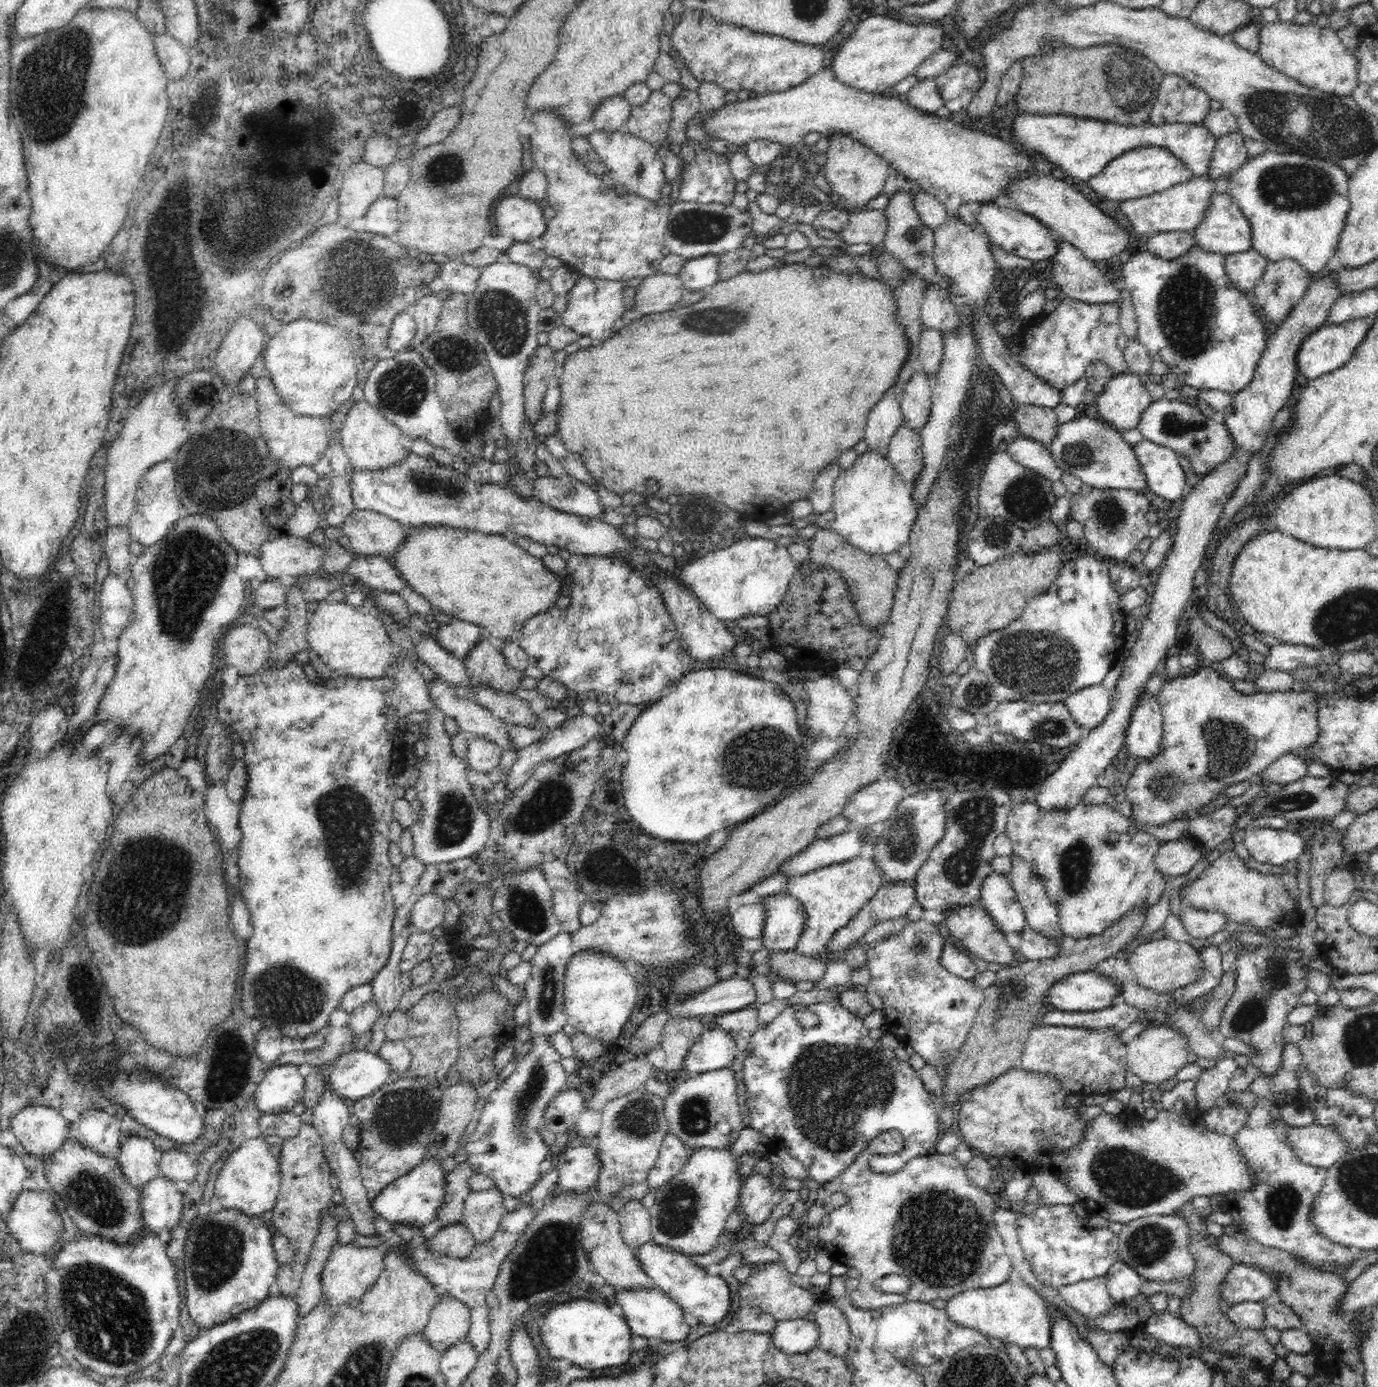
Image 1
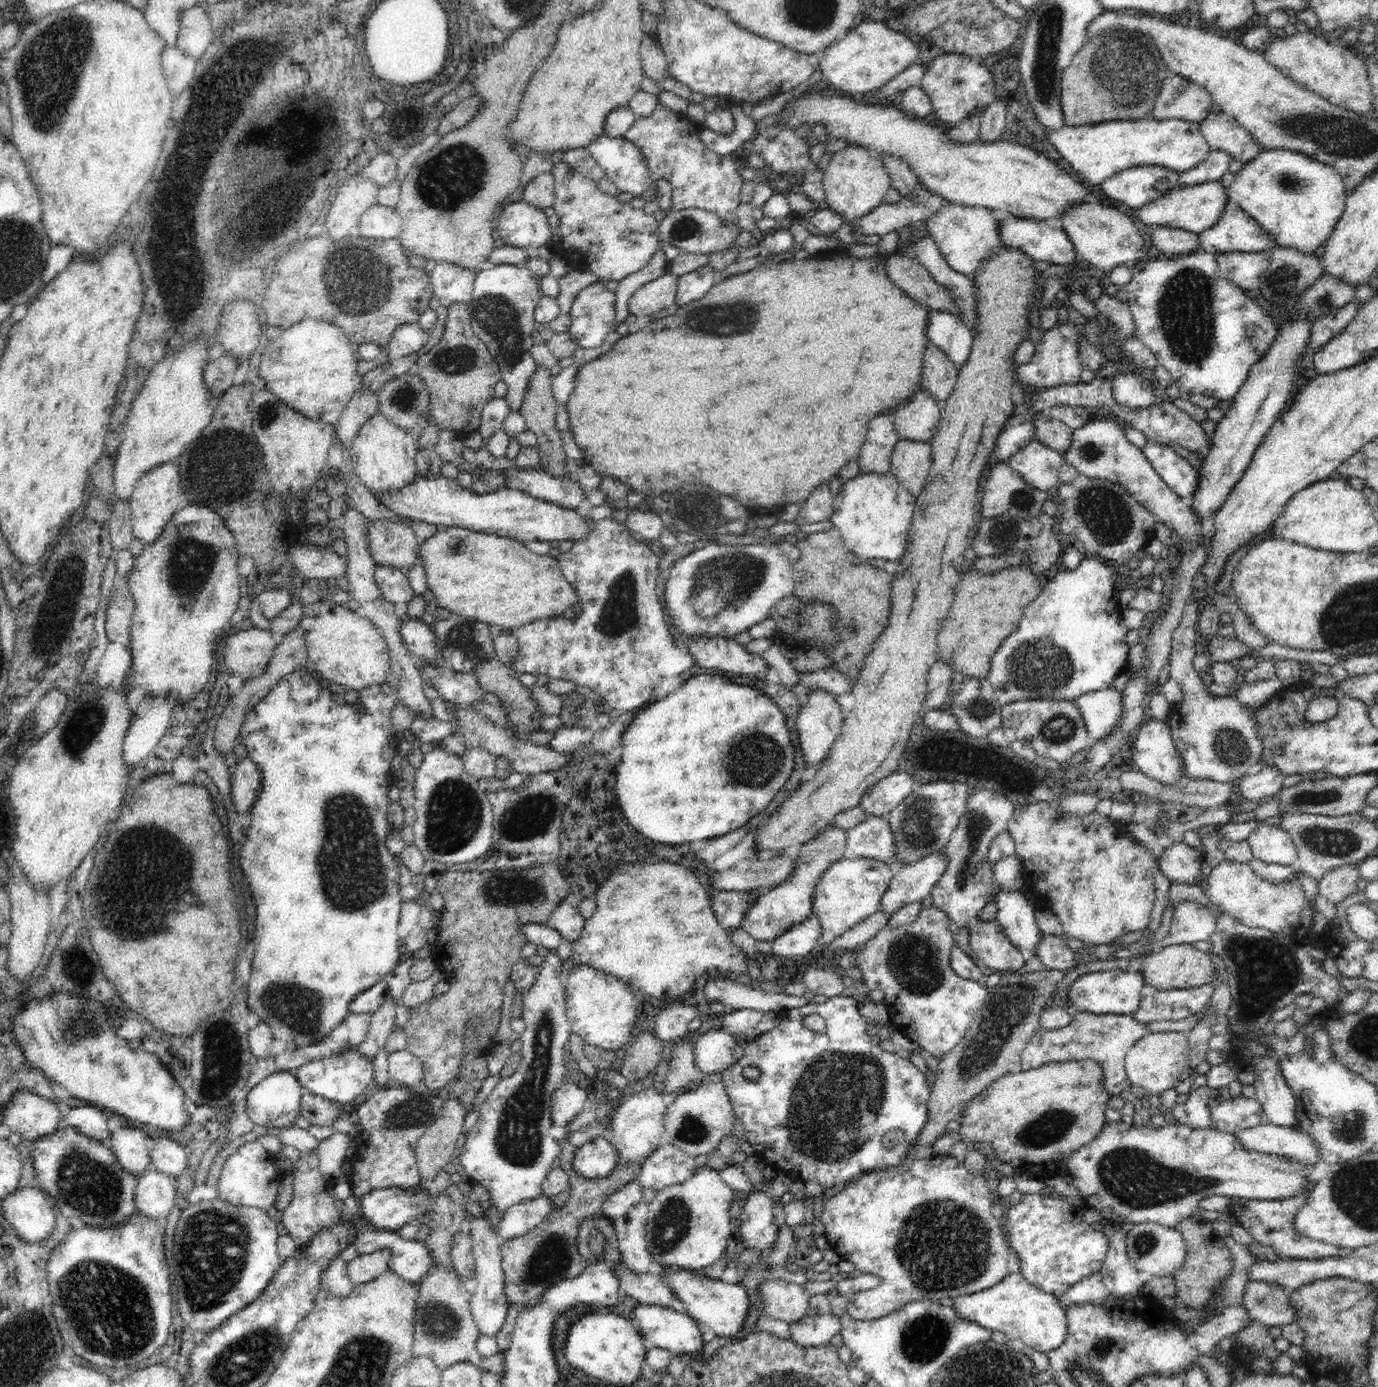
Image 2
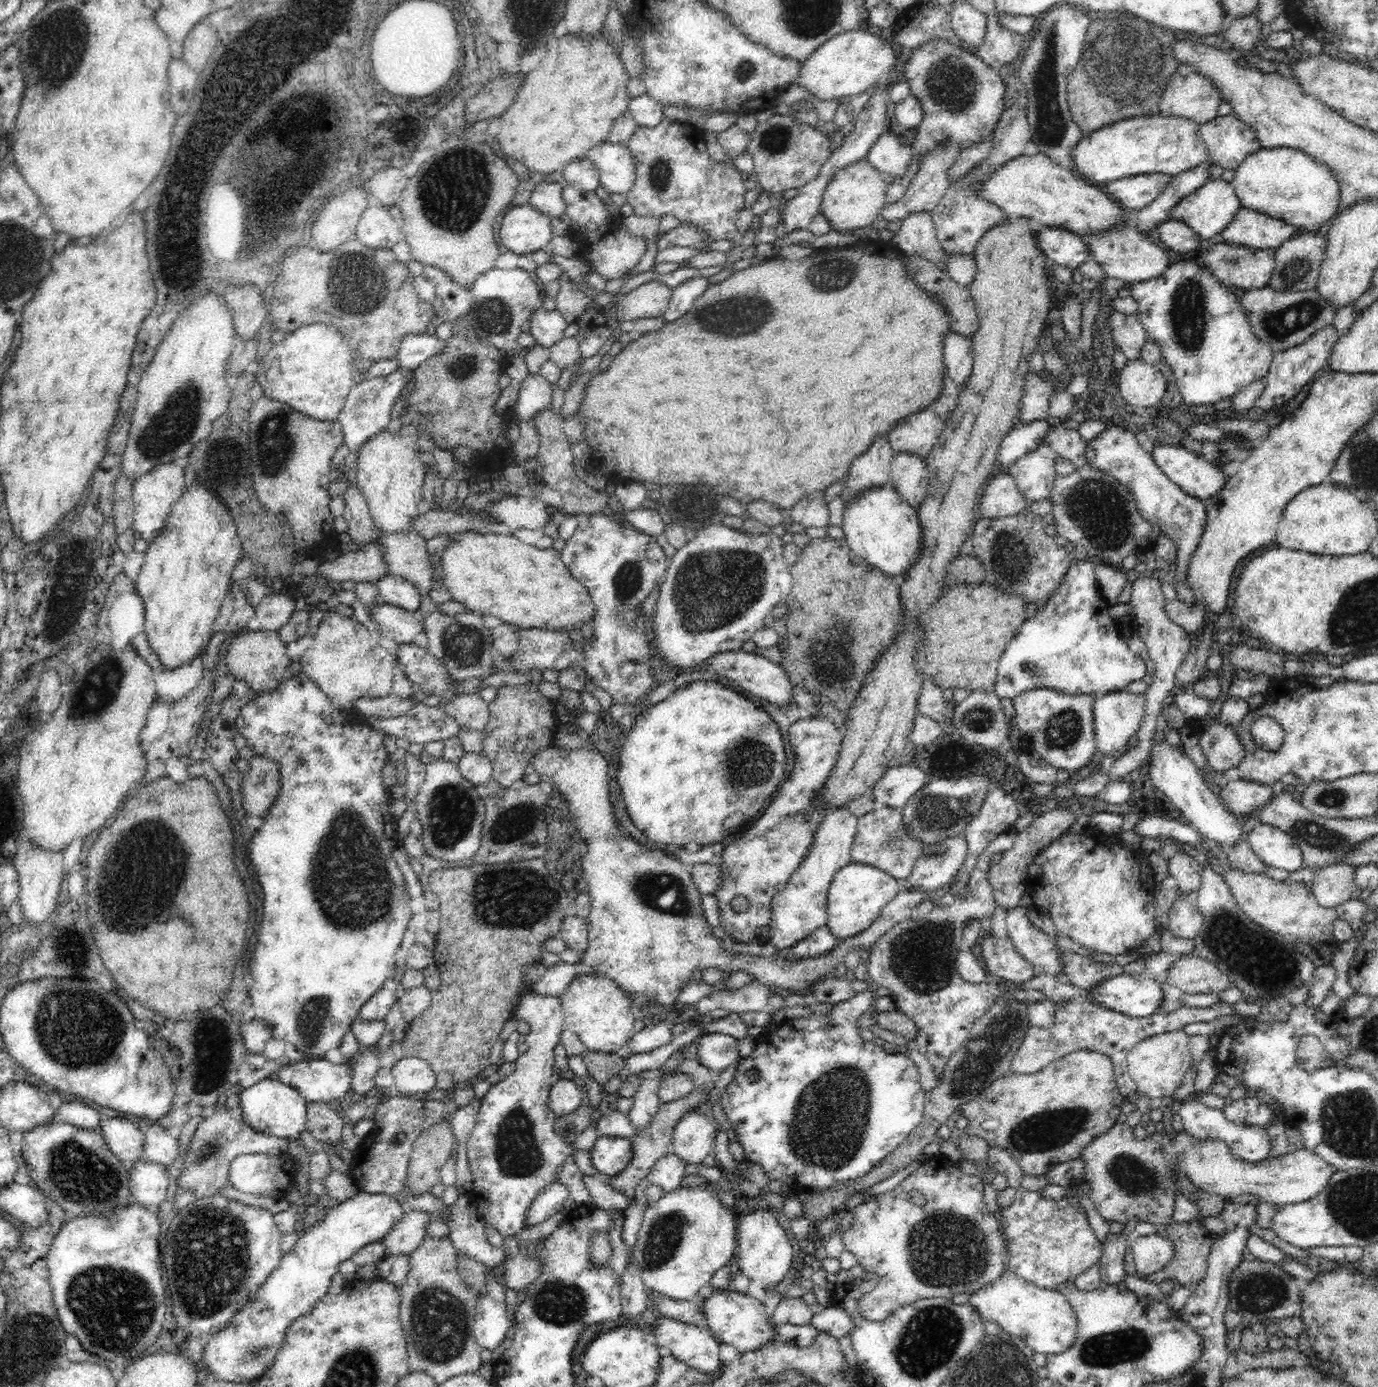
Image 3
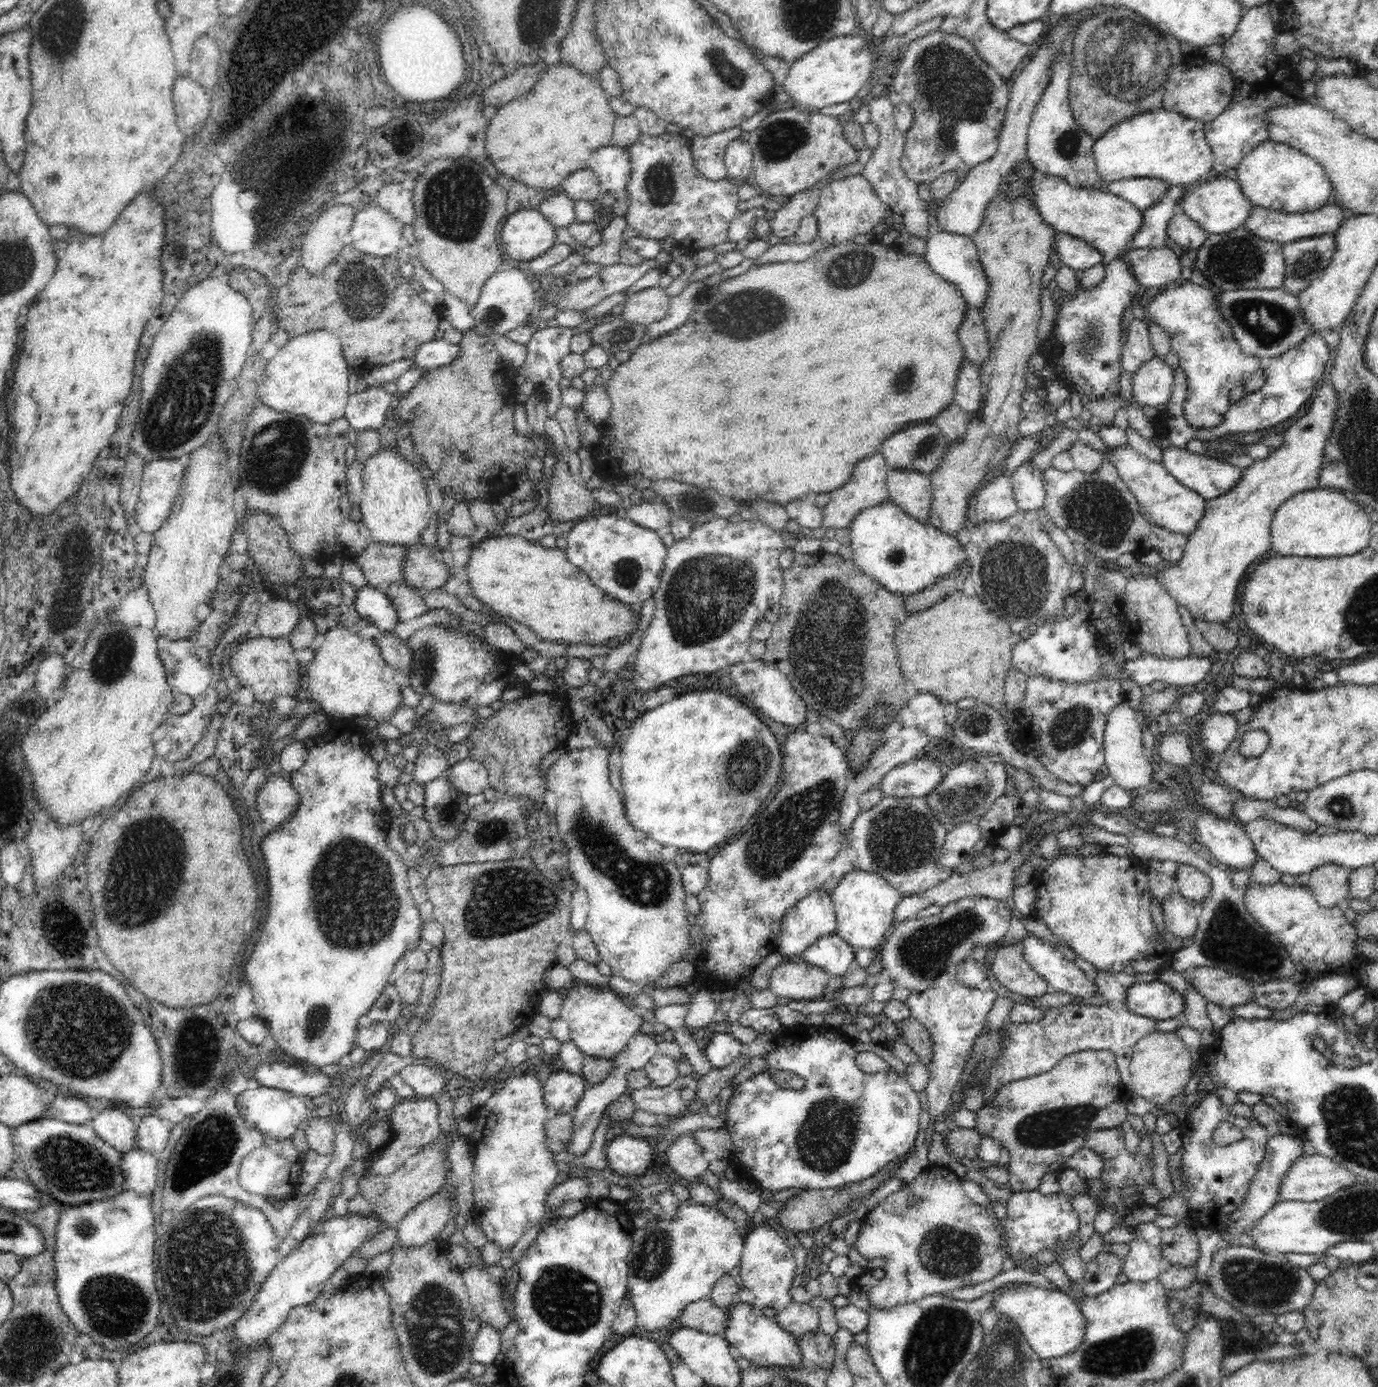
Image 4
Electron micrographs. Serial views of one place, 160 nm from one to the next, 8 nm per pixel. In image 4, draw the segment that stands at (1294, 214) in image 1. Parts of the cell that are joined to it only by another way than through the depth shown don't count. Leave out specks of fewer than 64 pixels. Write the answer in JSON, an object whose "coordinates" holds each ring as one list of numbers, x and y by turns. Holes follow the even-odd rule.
{"coordinates":[[1270,141,1251,150,1237,166,1238,182,1253,206,1298,214,1322,208,1332,200,1333,186,1324,167,1288,144]]}

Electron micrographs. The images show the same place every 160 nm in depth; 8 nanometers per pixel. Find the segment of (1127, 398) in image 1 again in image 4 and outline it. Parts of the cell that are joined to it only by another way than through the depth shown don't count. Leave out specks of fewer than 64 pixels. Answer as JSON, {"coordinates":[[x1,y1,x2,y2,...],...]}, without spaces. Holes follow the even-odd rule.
{"coordinates":[[1154,357,1144,361,1132,375,1132,401,1145,410,1152,411,1158,404,1170,400,1174,369,1164,358]]}

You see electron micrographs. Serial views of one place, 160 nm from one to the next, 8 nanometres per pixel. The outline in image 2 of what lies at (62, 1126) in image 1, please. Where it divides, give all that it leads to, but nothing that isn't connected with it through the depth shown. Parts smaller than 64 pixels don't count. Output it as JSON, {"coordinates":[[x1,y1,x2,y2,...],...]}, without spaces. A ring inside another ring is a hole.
{"coordinates":[[30,1090,16,1092,2,1113,2,1124,31,1144,60,1127,60,1113,54,1101]]}

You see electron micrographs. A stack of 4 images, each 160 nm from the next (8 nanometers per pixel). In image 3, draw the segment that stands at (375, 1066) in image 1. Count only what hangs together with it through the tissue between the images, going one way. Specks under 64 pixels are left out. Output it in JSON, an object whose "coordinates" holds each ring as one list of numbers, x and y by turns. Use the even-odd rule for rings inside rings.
{"coordinates":[[305,1058,280,1066,274,1078,296,1089,308,1103,334,1104,350,1092,352,1072,351,1061,334,1064,324,1058]]}

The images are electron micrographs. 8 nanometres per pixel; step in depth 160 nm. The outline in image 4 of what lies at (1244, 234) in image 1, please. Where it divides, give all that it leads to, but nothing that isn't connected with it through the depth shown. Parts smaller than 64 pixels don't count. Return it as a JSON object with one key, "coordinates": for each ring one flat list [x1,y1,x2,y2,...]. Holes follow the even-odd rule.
{"coordinates":[[1330,200,1322,208,1318,208,1318,210,1298,212,1298,214,1288,214,1287,212,1278,212,1269,208,1253,206,1252,210,1248,213,1248,218,1243,222,1243,227,1250,234,1257,236,1257,238,1285,245,1311,236,1332,235,1348,215,1350,213,1335,204,1333,200]]}

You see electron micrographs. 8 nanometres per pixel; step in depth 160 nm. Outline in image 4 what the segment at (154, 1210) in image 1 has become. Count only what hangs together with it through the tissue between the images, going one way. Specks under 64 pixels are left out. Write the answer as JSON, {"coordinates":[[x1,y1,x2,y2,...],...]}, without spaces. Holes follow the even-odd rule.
{"coordinates":[[135,1147,120,1160,124,1188,139,1195,158,1186,158,1154]]}

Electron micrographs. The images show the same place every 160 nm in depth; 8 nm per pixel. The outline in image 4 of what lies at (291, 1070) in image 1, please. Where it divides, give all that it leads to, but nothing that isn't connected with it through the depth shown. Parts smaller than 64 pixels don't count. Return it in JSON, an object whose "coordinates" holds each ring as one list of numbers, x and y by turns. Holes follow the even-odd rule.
{"coordinates":[[262,1085,255,1089,246,1089,238,1094,237,1106,248,1126,258,1129,267,1138,280,1140,293,1137,300,1124,311,1115,312,1110,310,1103,305,1098]]}

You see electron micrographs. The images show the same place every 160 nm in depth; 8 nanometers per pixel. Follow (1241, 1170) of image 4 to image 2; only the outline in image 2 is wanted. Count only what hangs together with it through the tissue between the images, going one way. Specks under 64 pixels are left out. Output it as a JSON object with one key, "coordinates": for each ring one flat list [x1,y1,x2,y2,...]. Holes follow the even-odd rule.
{"coordinates":[[1203,1085,1195,1090,1191,1089,1188,1100,1184,1104,1176,1104,1169,1116,1174,1117,1178,1123,1192,1128,1215,1129,1215,1124,1210,1119,1210,1105,1209,1088],[1264,1122,1254,1128,1234,1132,1238,1142,1248,1151,1269,1155,1293,1157,1300,1164,1316,1164,1320,1161,1320,1147,1310,1134]]}

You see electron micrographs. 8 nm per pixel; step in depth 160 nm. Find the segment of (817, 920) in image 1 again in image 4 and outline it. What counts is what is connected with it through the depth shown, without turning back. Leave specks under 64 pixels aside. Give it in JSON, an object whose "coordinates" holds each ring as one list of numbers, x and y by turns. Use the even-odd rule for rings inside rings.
{"coordinates":[[859,868,848,872,832,889,831,899,836,915,837,935,855,949,876,950,886,940,894,927,894,909,903,897,888,881,876,874]]}

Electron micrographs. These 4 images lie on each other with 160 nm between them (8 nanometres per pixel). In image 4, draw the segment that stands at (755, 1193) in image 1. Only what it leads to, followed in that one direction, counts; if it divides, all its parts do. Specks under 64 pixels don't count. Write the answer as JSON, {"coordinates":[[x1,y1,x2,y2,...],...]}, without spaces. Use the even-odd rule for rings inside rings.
{"coordinates":[[766,1222,752,1227,744,1239,744,1252,740,1260,741,1287,749,1288,755,1296,754,1307,759,1310,764,1307,776,1308,780,1312,792,1303,792,1279,796,1270,796,1262,790,1243]]}

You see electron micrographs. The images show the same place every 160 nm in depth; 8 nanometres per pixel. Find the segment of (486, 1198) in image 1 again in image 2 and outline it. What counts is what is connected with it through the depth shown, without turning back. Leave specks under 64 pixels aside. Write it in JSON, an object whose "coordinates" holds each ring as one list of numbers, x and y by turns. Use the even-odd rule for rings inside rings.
{"coordinates":[[470,1214,466,1218,464,1229,471,1236,473,1242,473,1255,475,1256,475,1272,474,1277,477,1280,477,1287,471,1295,470,1308,472,1316,476,1321,479,1333,488,1336,496,1336,496,1333,502,1328,506,1313,508,1312,508,1304,506,1295,504,1294,504,1273,501,1267,501,1246,503,1240,497,1233,492,1231,488,1224,488,1220,482,1215]]}

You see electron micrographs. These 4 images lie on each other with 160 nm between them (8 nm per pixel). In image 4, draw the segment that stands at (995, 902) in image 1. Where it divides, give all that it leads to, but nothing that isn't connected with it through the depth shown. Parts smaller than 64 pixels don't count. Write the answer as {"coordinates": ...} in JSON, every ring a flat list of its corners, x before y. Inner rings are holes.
{"coordinates":[[1032,933,1026,936,1020,942,1024,959,1051,990,1083,999,1098,994,1093,978,1087,978,1074,962,1066,960,1057,947]]}

